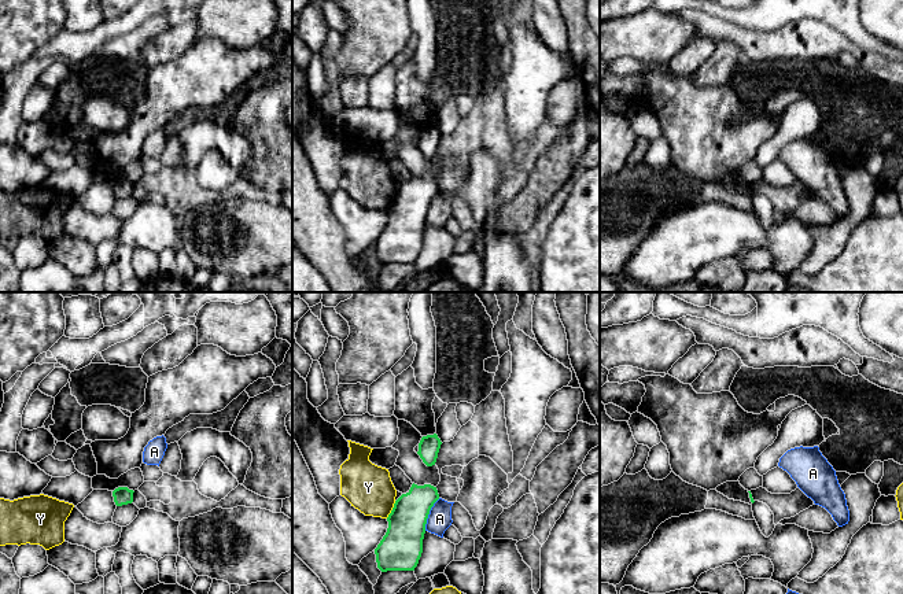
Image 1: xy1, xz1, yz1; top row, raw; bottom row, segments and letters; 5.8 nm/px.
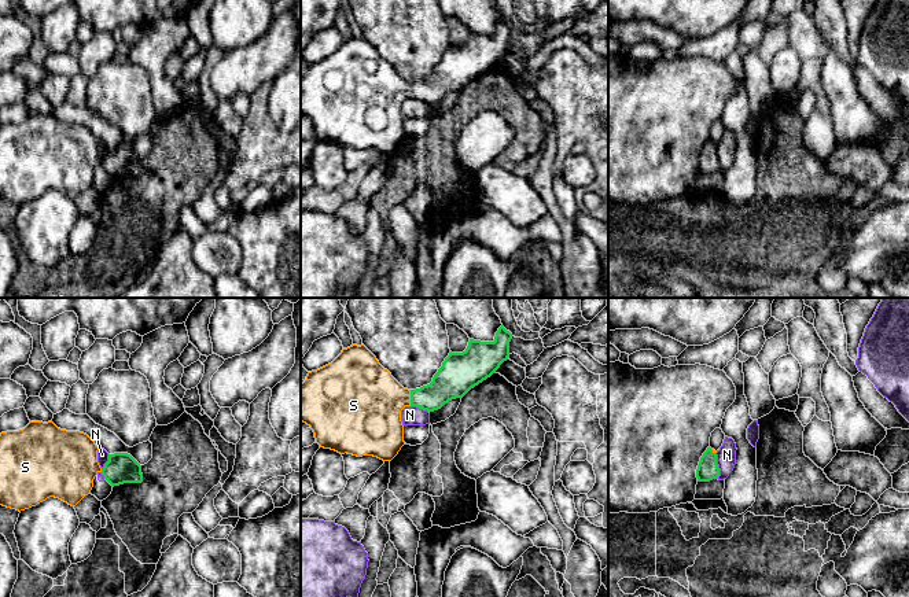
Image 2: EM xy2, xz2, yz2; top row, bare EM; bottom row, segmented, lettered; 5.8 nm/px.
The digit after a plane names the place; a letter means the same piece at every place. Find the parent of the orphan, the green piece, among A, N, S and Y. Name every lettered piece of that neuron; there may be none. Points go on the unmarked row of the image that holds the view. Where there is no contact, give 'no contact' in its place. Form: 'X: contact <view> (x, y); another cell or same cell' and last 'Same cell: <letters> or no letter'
A: contact xz1 (428, 206); another cell
N: contact yz2 (717, 158); another cell
S: contact xz2 (411, 91); same cell
Y: contact xz1 (393, 202); another cell
Same cell: S

